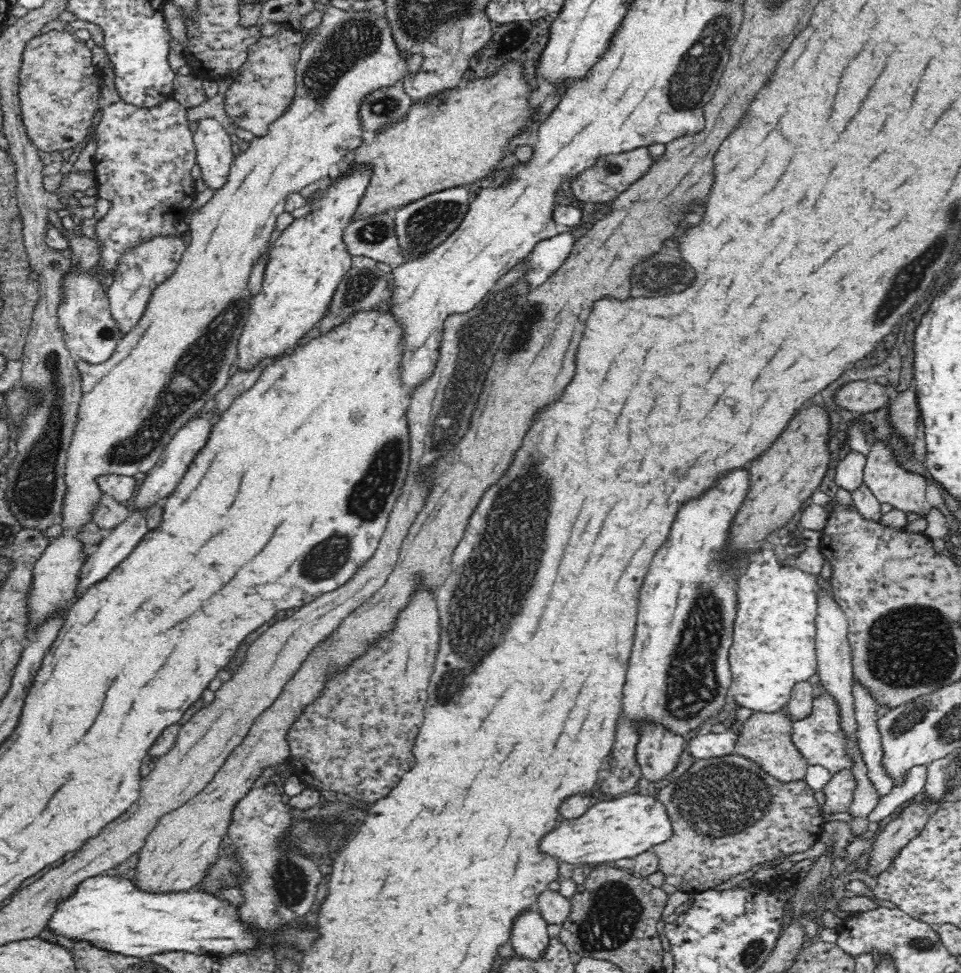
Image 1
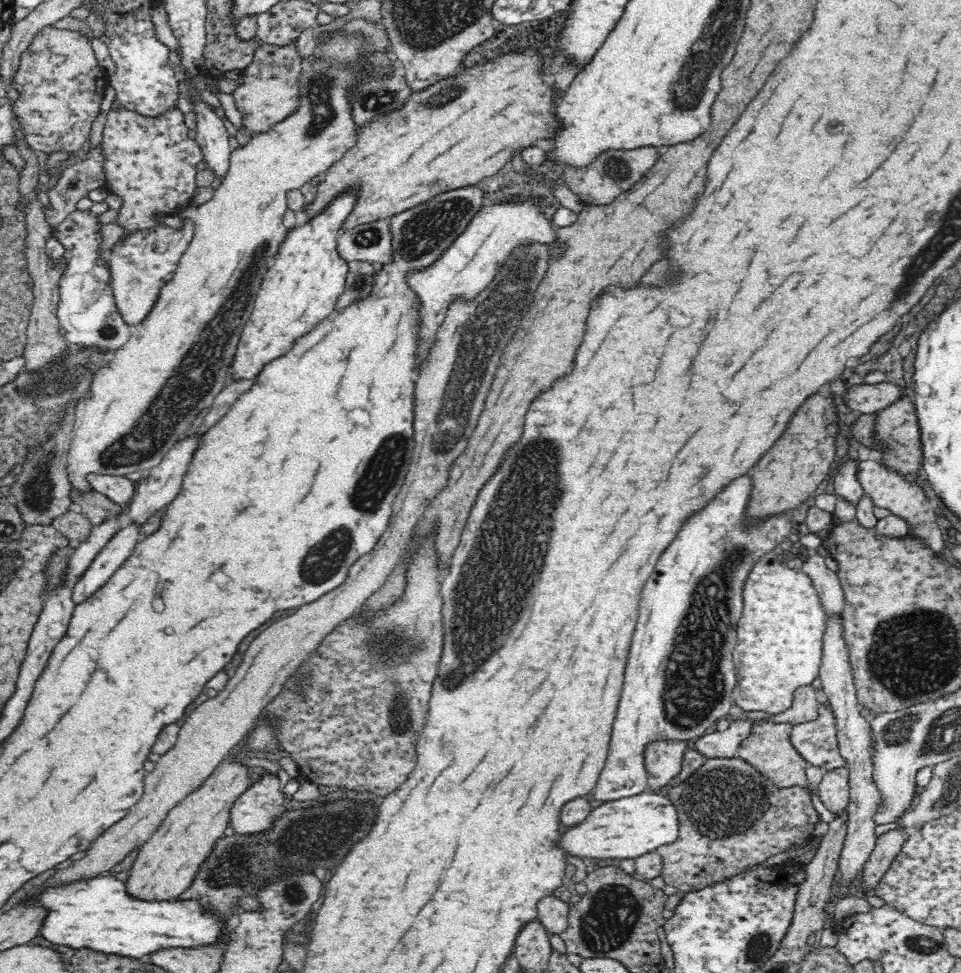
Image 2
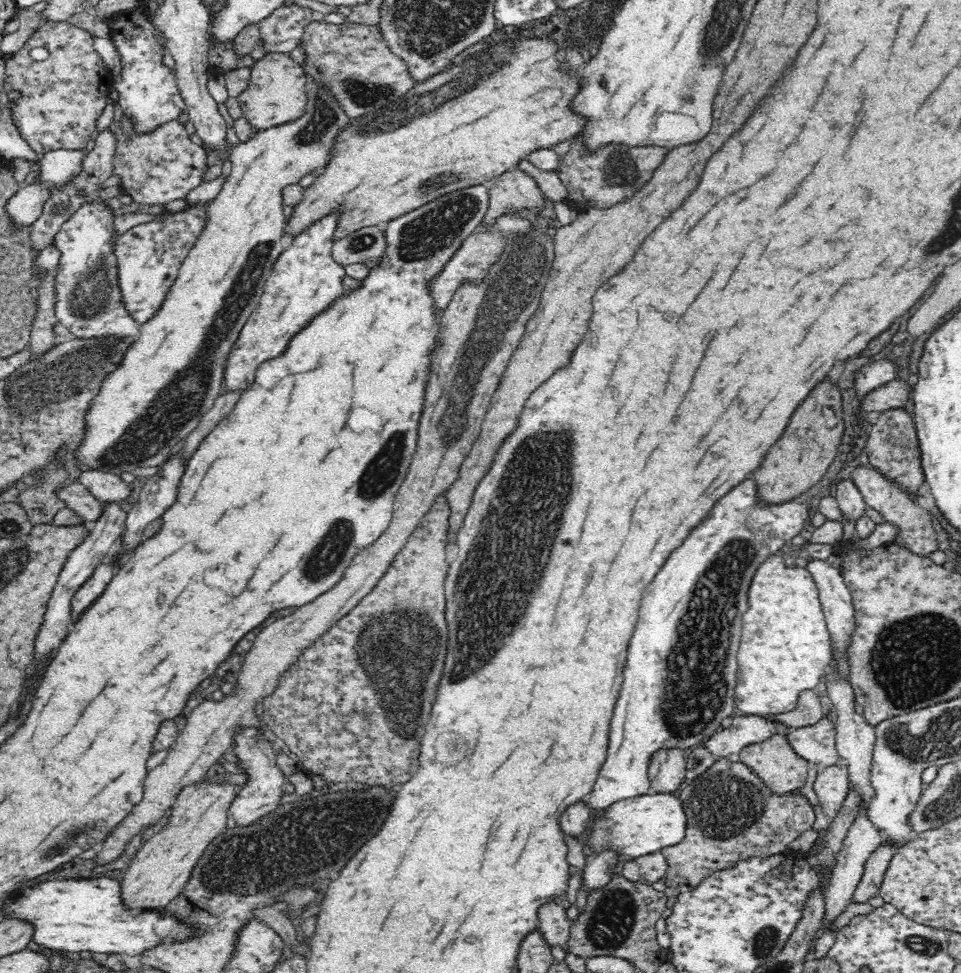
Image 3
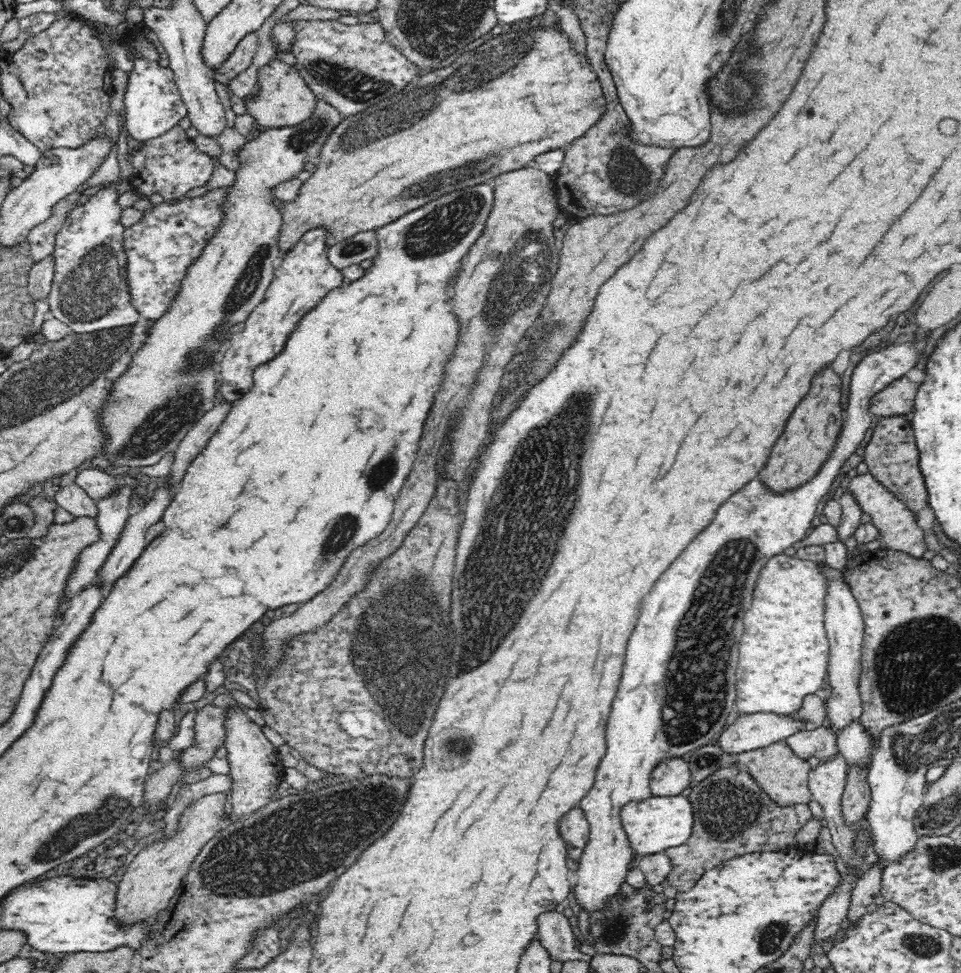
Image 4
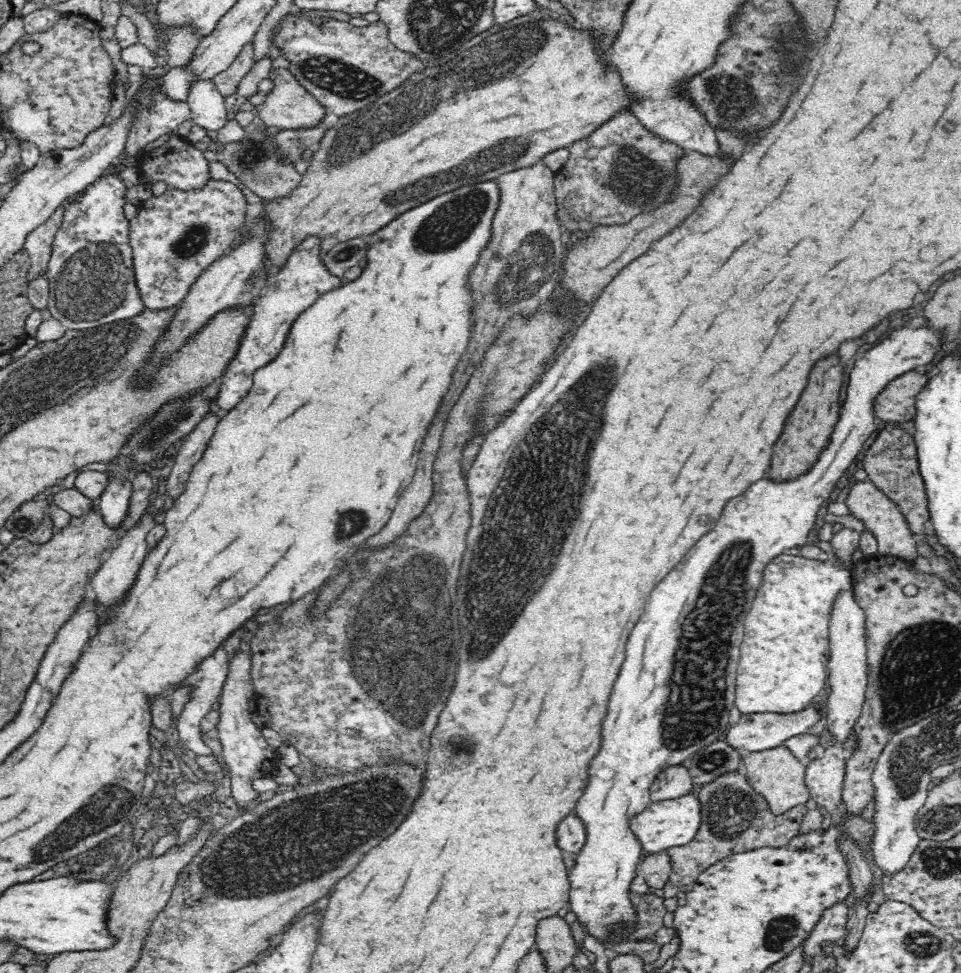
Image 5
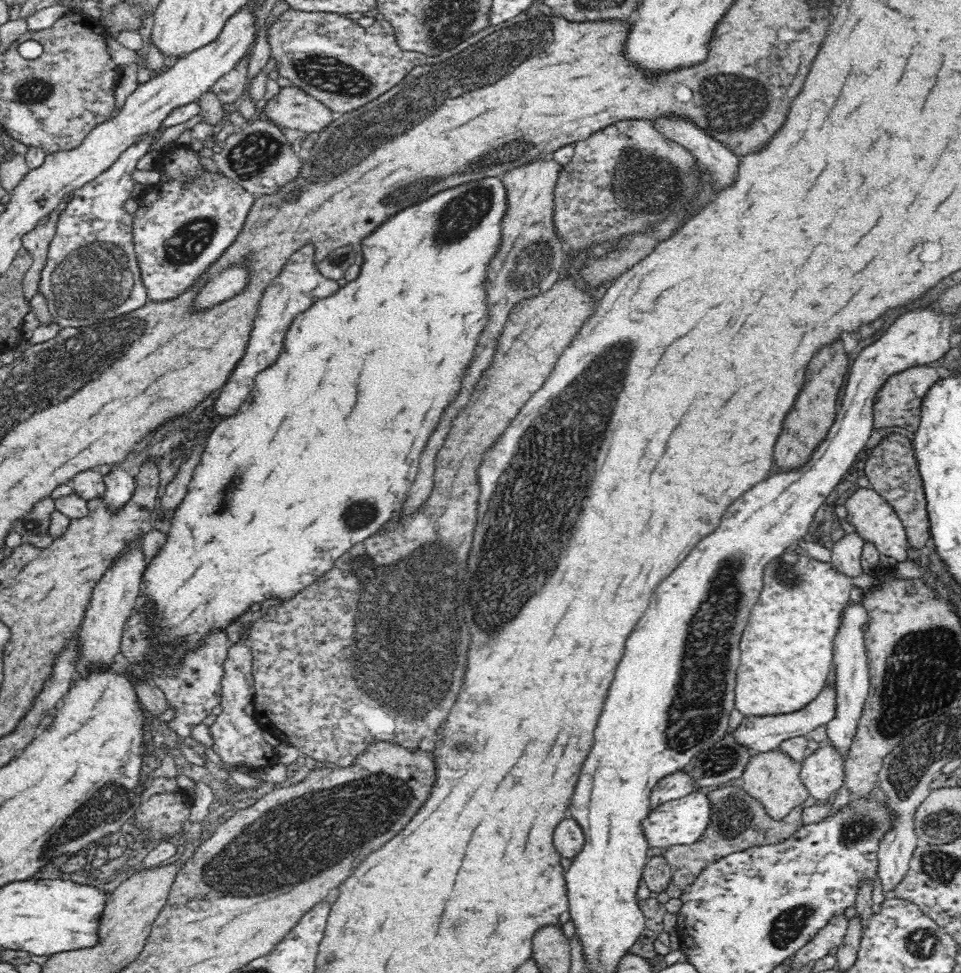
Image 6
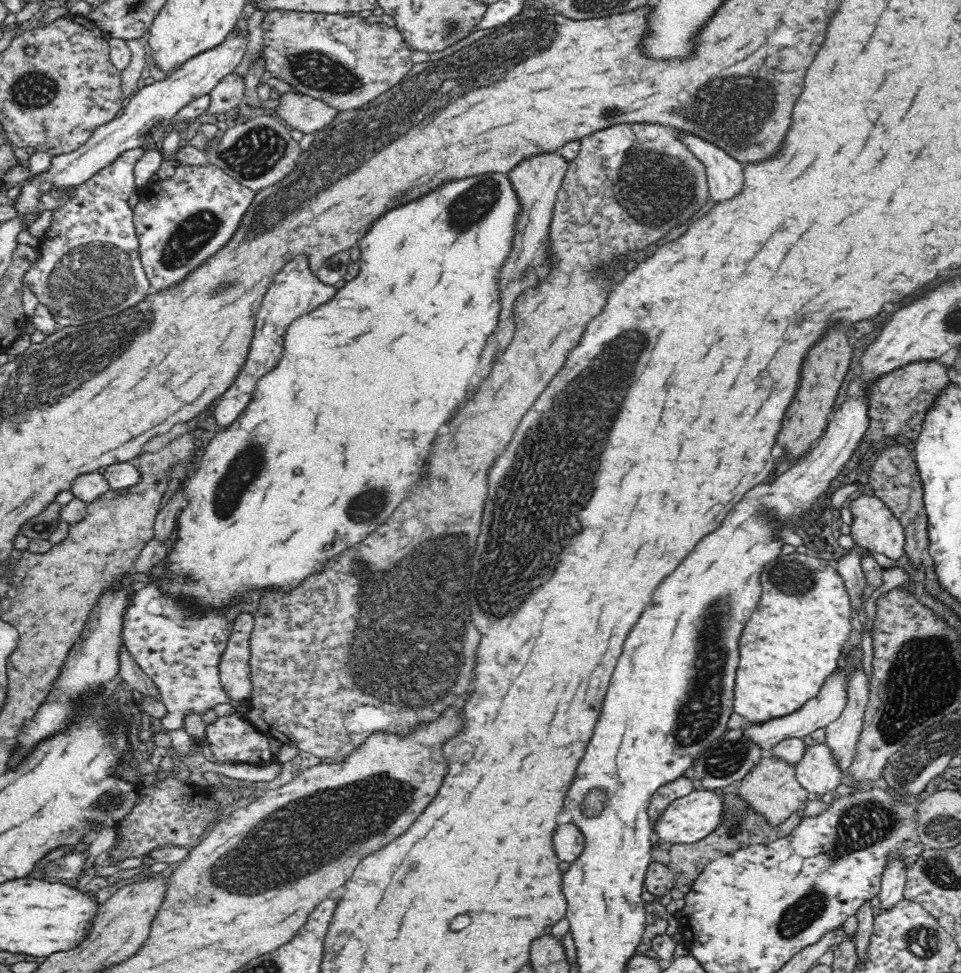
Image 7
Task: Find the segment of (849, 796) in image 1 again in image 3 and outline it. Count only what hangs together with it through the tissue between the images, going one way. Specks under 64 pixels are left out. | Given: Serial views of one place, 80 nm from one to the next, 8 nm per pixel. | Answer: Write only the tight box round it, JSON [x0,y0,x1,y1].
[814,763,850,822]

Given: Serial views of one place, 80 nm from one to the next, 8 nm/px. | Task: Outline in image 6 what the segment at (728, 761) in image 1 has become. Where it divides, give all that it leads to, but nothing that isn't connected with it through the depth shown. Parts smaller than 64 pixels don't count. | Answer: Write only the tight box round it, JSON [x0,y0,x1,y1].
[664,783,802,888]

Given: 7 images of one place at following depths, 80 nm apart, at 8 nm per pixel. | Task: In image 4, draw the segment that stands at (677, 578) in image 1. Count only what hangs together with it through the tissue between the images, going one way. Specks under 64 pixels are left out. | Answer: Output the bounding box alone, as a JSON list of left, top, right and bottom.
[574,338,918,913]

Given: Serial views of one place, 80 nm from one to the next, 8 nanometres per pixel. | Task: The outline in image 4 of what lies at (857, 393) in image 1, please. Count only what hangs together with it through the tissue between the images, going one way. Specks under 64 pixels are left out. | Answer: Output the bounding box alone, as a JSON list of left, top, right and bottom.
[868,376,918,417]

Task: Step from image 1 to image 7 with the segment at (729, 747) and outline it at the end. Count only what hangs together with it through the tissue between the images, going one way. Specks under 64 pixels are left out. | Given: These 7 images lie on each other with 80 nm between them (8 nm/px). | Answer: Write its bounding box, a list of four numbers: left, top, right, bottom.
[742,669,846,753]

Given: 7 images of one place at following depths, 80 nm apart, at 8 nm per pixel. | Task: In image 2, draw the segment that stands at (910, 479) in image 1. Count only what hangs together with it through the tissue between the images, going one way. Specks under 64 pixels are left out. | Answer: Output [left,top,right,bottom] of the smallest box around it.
[857,461,942,552]

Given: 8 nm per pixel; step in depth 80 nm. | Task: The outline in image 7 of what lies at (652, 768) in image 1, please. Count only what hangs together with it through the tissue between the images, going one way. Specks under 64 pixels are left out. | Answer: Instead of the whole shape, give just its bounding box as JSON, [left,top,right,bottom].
[648,775,697,823]

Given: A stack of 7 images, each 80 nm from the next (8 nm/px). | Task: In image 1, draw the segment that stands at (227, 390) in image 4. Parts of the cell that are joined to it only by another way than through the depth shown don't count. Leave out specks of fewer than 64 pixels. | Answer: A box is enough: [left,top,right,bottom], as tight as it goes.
[237,162,373,370]

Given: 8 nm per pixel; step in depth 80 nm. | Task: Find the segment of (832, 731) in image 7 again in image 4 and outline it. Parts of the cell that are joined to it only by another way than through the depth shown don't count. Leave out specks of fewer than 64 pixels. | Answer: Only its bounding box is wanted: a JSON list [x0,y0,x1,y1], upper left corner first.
[818,562,864,730]

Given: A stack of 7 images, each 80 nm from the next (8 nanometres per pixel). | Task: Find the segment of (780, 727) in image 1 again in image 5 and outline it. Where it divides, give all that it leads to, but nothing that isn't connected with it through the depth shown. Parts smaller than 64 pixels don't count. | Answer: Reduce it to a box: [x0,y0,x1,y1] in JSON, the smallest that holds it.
[741,744,810,815]

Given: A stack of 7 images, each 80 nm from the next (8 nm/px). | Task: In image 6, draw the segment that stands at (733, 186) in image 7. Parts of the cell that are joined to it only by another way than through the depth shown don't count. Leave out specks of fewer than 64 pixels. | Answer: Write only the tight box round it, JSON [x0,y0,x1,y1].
[650,114,740,190]

